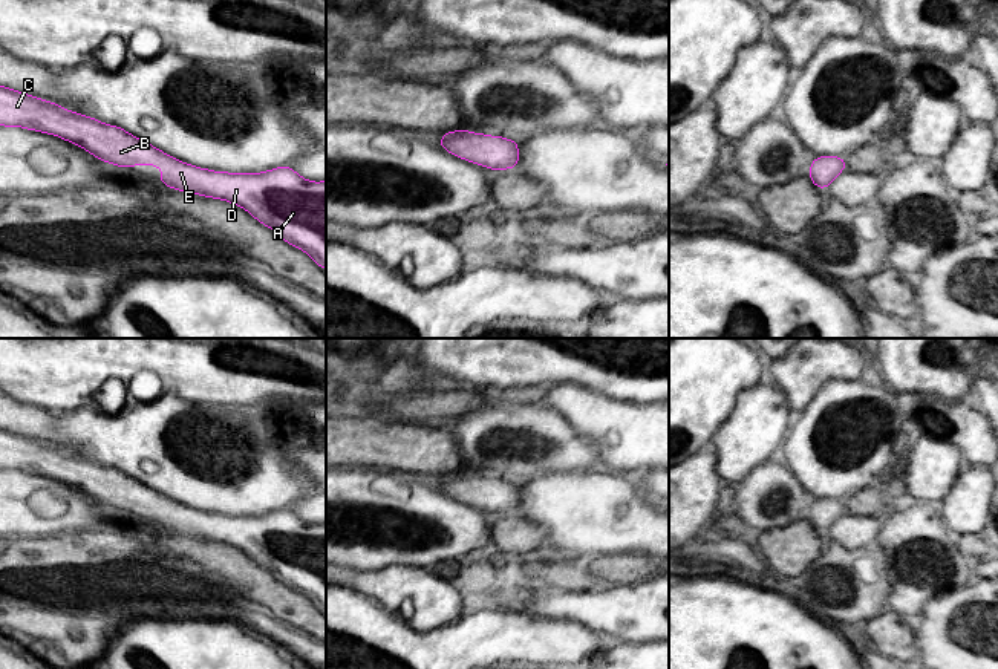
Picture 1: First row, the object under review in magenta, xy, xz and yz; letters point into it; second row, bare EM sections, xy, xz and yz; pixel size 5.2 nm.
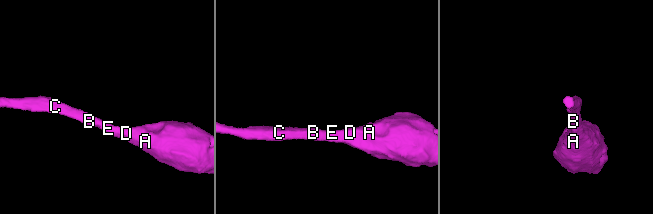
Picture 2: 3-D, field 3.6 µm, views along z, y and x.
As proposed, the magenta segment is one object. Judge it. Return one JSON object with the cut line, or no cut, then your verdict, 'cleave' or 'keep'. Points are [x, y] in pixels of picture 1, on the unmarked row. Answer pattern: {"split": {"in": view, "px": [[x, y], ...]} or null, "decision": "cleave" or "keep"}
{"split": null, "decision": "keep"}

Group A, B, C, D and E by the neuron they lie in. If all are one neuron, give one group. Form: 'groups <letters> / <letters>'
groups A B C D E

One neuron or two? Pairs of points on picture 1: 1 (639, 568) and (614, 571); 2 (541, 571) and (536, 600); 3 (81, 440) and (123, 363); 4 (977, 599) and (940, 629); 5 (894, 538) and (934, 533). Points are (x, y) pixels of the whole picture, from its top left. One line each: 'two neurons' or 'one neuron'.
1: one neuron
2: two neurons
3: two neurons
4: one neuron
5: one neuron

